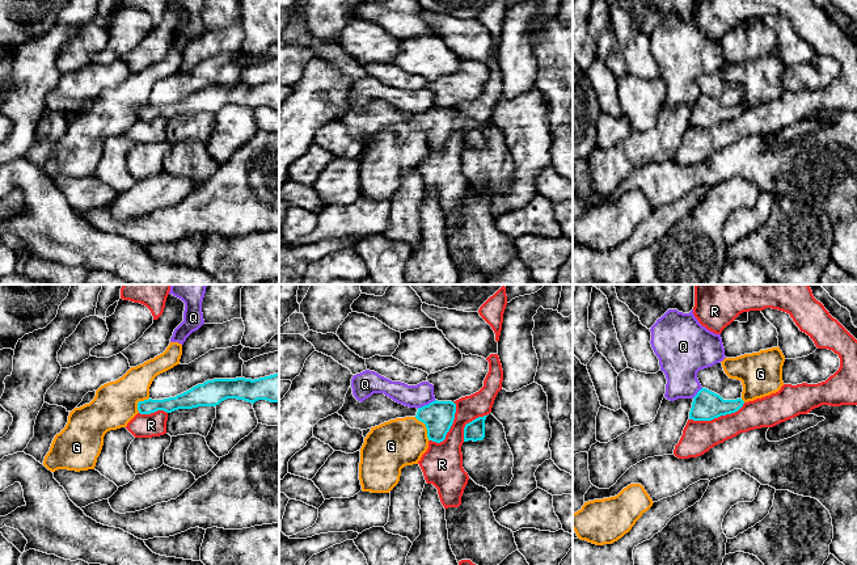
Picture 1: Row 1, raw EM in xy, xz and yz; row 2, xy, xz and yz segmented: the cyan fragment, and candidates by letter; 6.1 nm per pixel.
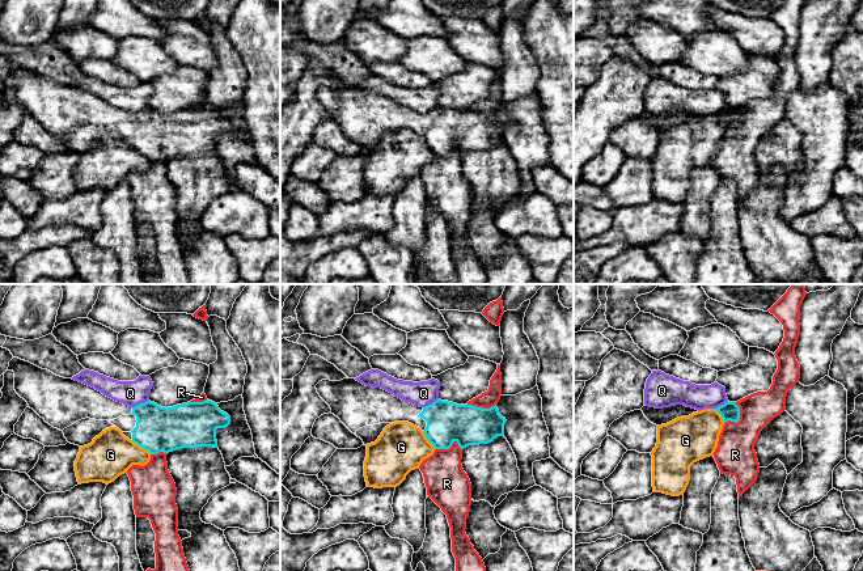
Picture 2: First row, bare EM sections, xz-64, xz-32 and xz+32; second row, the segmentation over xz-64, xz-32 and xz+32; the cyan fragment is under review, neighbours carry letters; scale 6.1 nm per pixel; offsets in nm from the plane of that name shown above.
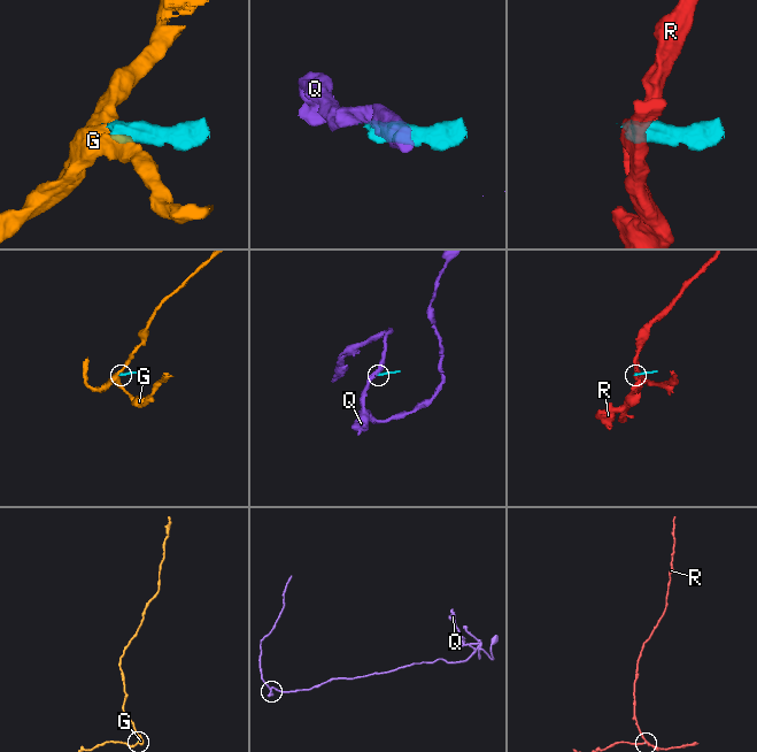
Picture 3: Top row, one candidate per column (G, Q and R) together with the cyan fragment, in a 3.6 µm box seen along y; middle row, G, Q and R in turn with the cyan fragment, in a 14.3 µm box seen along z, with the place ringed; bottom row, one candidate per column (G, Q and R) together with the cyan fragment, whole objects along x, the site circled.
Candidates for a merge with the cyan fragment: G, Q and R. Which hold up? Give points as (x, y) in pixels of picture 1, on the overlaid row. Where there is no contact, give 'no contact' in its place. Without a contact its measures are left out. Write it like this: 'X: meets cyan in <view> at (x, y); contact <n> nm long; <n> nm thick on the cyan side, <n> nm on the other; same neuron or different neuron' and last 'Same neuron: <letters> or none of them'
G: meets cyan in xz at (426, 428); contact 170 nm long; 190 nm thick on the cyan side, 300 nm on the other; different neuron
Q: meets cyan in xz at (426, 405); contact 130 nm long; 190 nm thick on the cyan side, 140 nm on the other; different neuron
R: meets cyan in yz at (717, 417); contact 360 nm long; 180 nm thick on the cyan side, 200 nm on the other; different neuron
Same neuron: none of them

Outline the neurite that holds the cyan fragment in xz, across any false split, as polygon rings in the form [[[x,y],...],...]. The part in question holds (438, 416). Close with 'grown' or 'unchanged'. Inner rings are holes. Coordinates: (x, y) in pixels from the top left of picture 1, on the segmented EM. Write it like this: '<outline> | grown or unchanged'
[[[350,385],[343,406],[337,412],[351,429],[367,430],[396,418],[415,417],[427,429],[428,440],[440,443],[446,439],[456,413],[452,401],[432,401],[422,408],[398,404],[384,393],[373,393],[363,402],[352,395]]] | grown

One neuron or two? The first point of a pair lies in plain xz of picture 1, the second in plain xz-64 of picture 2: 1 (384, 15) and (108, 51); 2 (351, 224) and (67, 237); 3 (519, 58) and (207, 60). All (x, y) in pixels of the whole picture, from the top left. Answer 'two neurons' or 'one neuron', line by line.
1: two neurons
2: two neurons
3: two neurons

